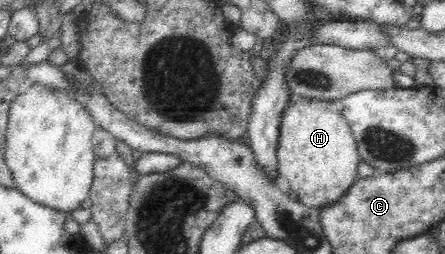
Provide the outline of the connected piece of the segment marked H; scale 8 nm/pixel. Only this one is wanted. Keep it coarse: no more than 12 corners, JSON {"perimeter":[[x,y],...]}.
{"perimeter":[[342,111],[281,118],[278,174],[308,207],[338,201],[361,157]]}

